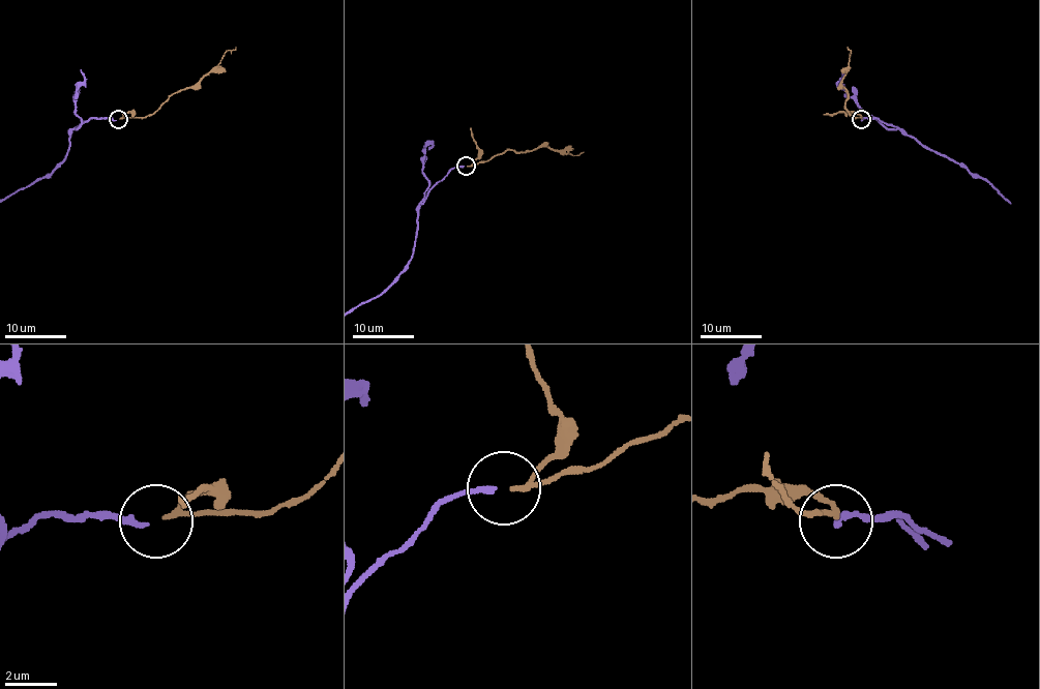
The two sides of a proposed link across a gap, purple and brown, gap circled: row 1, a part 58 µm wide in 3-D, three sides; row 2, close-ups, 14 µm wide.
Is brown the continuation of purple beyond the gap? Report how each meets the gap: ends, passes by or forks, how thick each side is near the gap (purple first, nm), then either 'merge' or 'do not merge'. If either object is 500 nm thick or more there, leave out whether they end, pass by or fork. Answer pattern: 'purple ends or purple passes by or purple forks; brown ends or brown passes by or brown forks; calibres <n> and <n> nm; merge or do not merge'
purple ends; brown passes by; calibres 200 and 150 nm; merge

